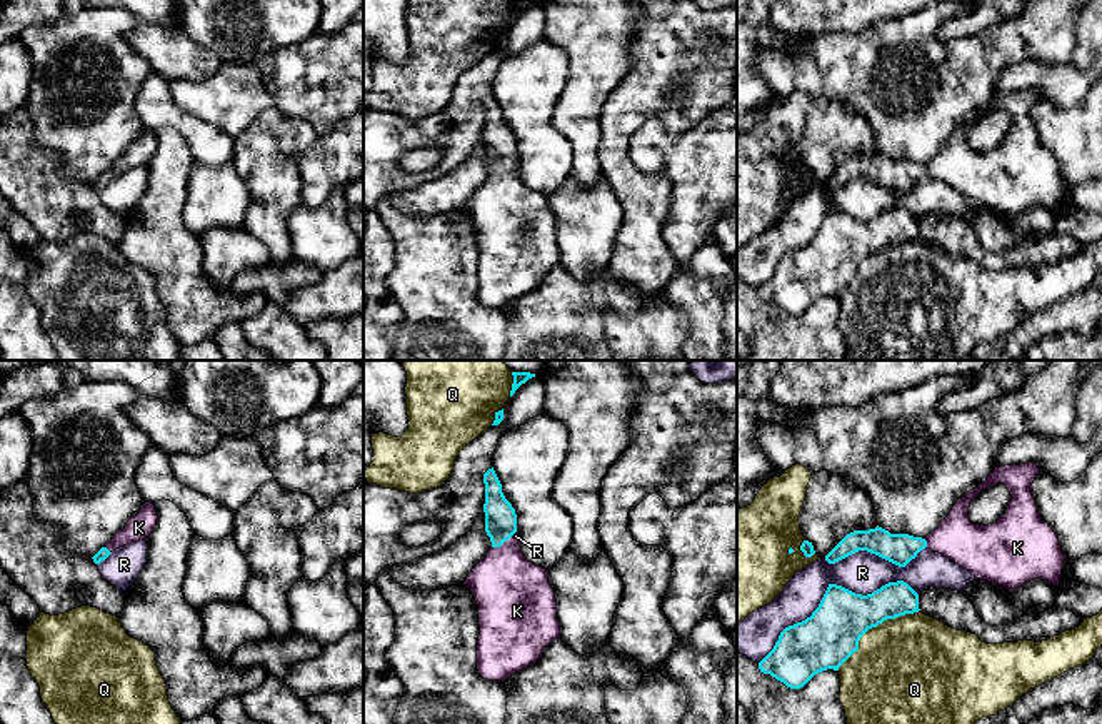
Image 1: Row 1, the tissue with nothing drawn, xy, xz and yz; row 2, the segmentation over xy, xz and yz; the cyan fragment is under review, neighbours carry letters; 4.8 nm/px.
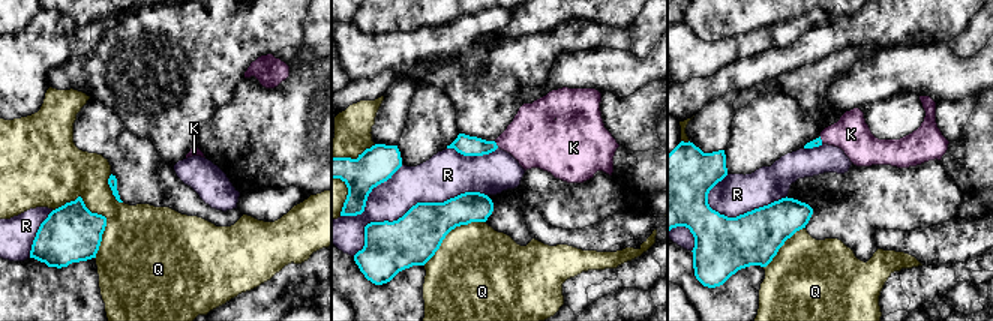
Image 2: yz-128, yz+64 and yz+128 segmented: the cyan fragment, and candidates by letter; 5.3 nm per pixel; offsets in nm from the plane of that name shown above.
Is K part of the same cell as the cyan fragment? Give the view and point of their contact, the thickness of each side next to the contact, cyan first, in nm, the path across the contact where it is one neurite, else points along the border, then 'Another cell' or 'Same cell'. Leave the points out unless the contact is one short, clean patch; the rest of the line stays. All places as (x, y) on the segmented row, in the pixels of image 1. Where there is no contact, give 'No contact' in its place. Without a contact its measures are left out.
Touches cyan at xz (502, 542). Thickness 160 nm (cyan) against 340 nm. Path across: xz (500, 521), (502, 542), (510, 593). Same cell

